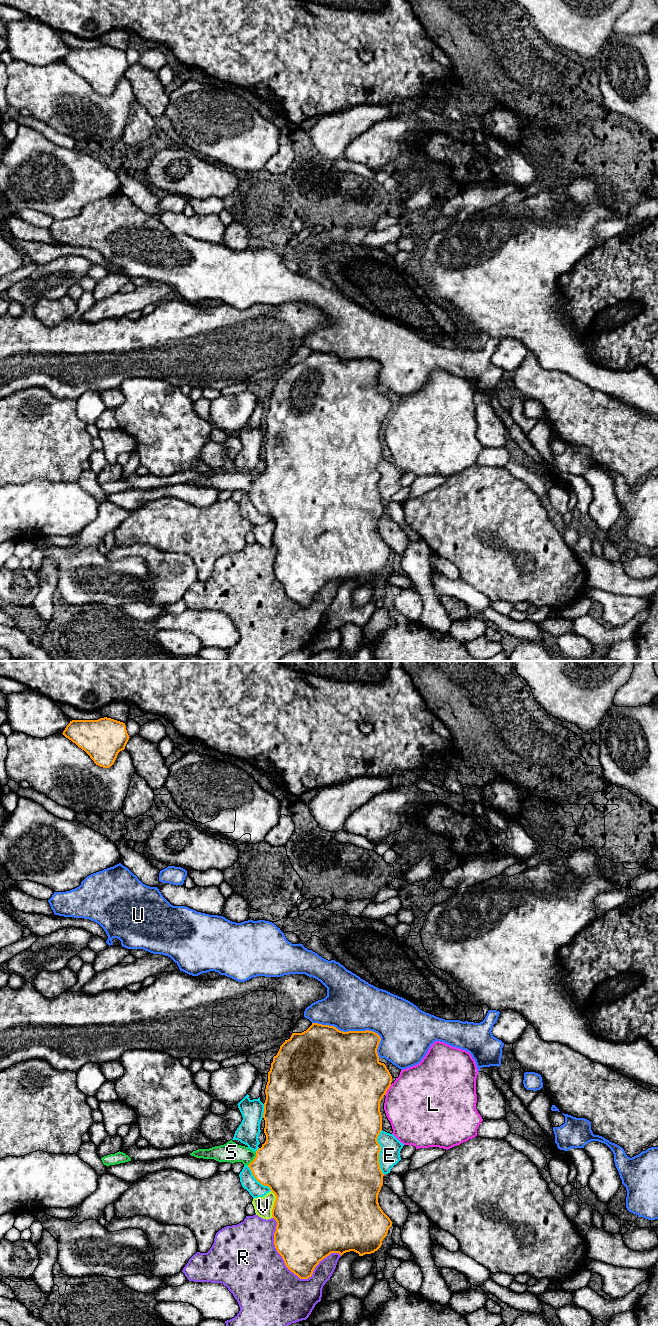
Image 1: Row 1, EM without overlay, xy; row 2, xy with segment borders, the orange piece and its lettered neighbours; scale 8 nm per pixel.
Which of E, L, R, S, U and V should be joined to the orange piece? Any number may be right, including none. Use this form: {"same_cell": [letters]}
{"same_cell": ["S"]}

